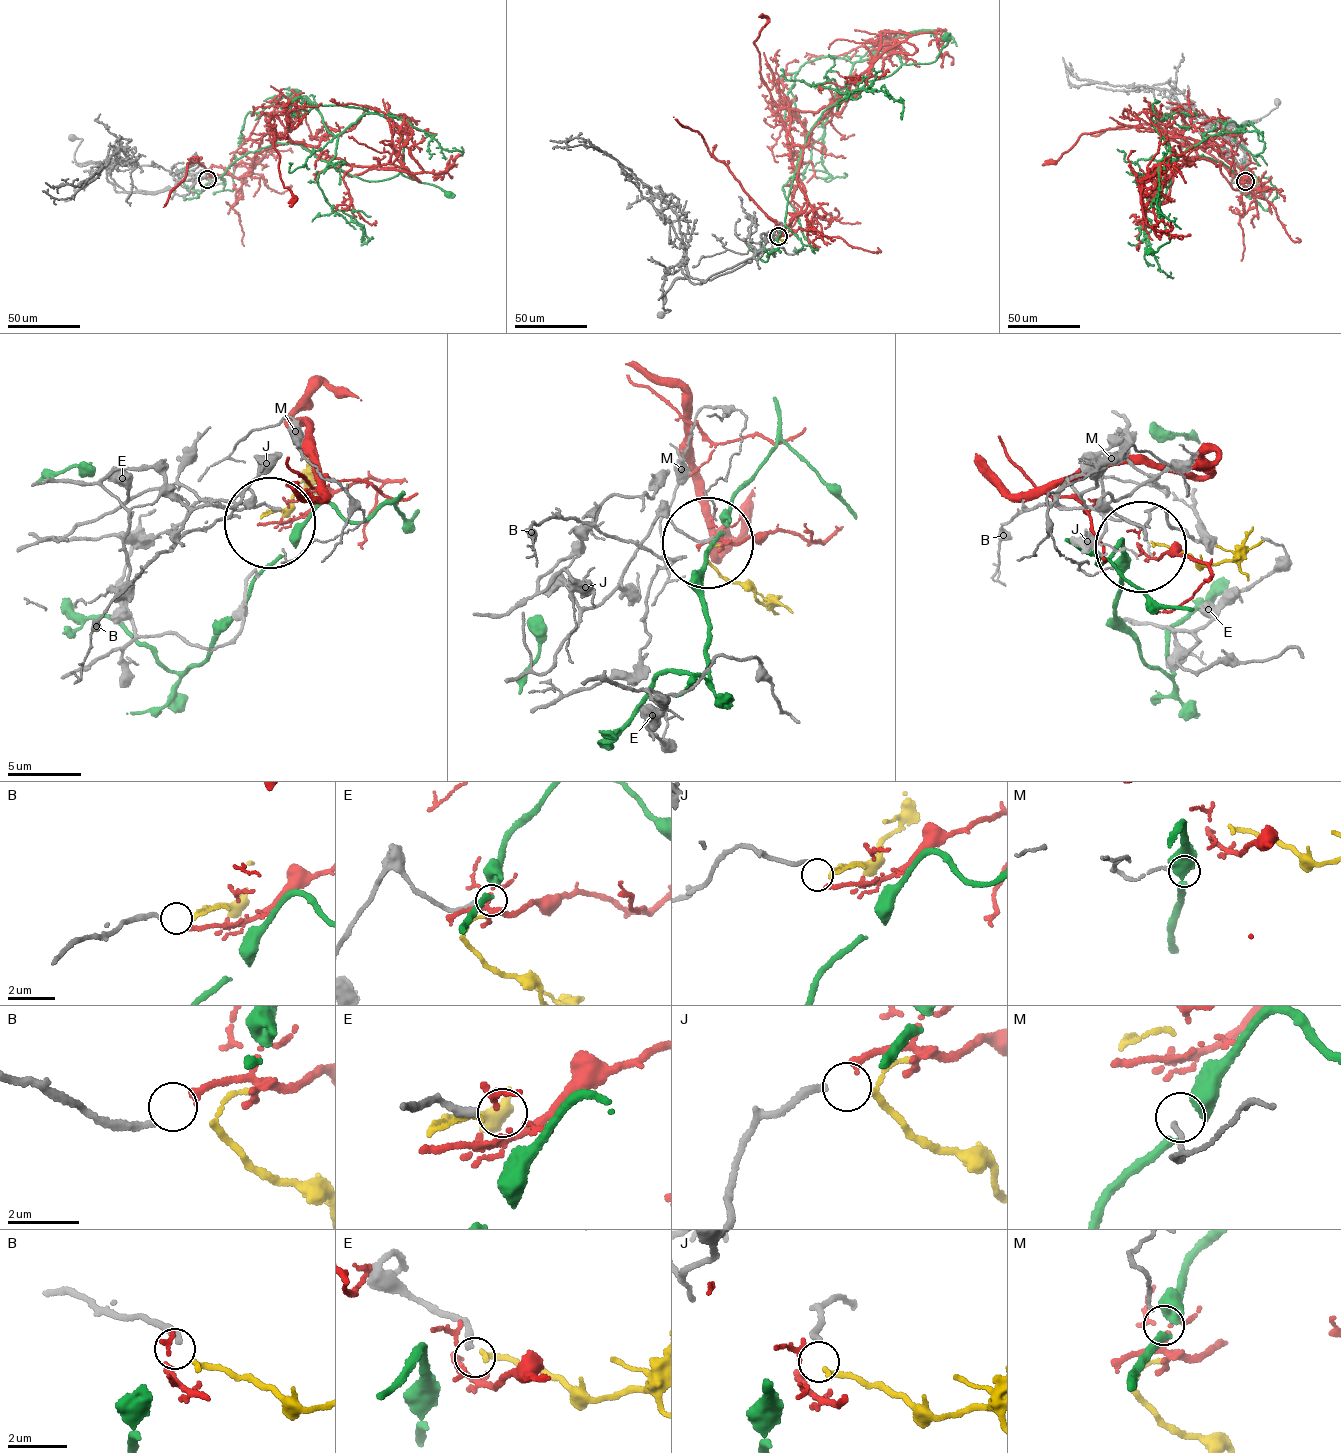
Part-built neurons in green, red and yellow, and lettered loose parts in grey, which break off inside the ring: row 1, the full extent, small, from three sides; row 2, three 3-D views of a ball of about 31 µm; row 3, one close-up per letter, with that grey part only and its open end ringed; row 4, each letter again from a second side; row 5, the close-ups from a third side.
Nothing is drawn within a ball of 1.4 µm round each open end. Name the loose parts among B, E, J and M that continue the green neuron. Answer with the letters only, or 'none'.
none

